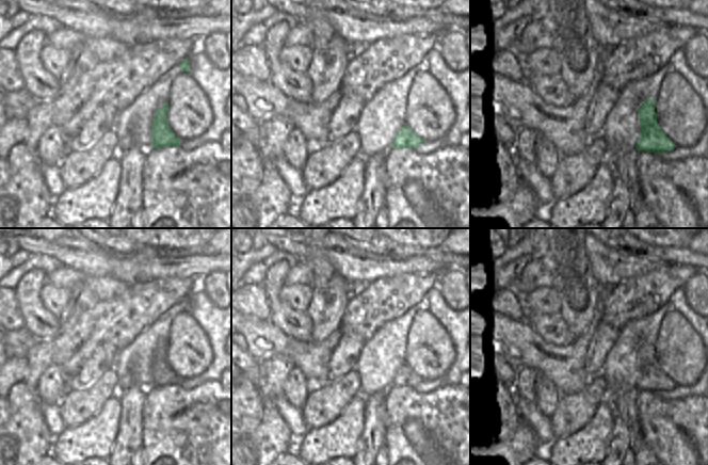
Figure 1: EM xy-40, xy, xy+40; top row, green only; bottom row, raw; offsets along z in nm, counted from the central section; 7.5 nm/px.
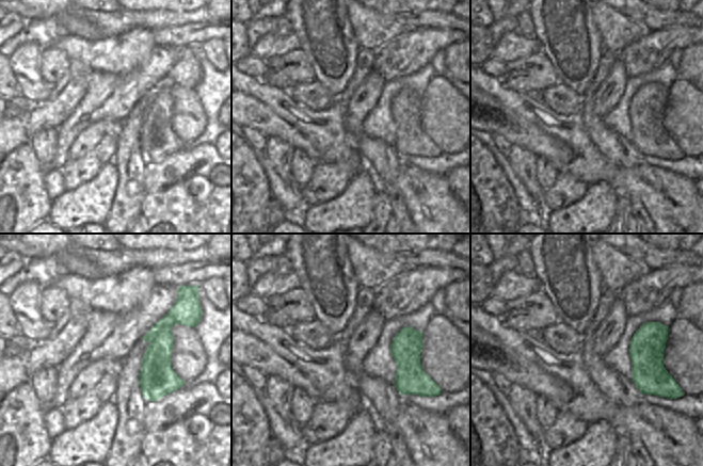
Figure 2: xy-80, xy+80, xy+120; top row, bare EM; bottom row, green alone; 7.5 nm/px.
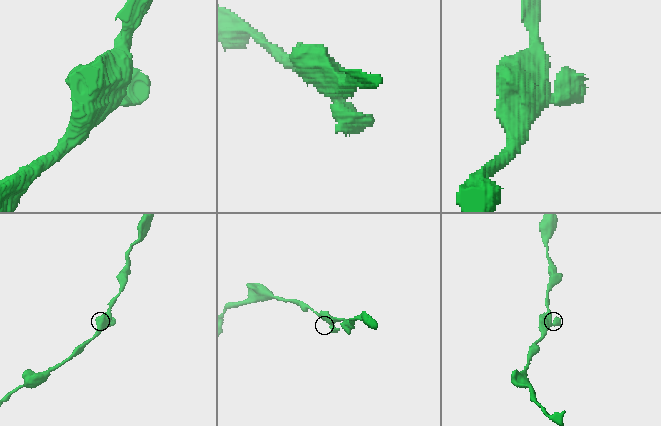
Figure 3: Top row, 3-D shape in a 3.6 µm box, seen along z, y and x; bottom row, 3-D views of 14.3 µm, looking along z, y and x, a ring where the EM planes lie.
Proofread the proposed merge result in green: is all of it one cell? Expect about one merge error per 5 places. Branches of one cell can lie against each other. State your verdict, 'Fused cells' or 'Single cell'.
Single cell

